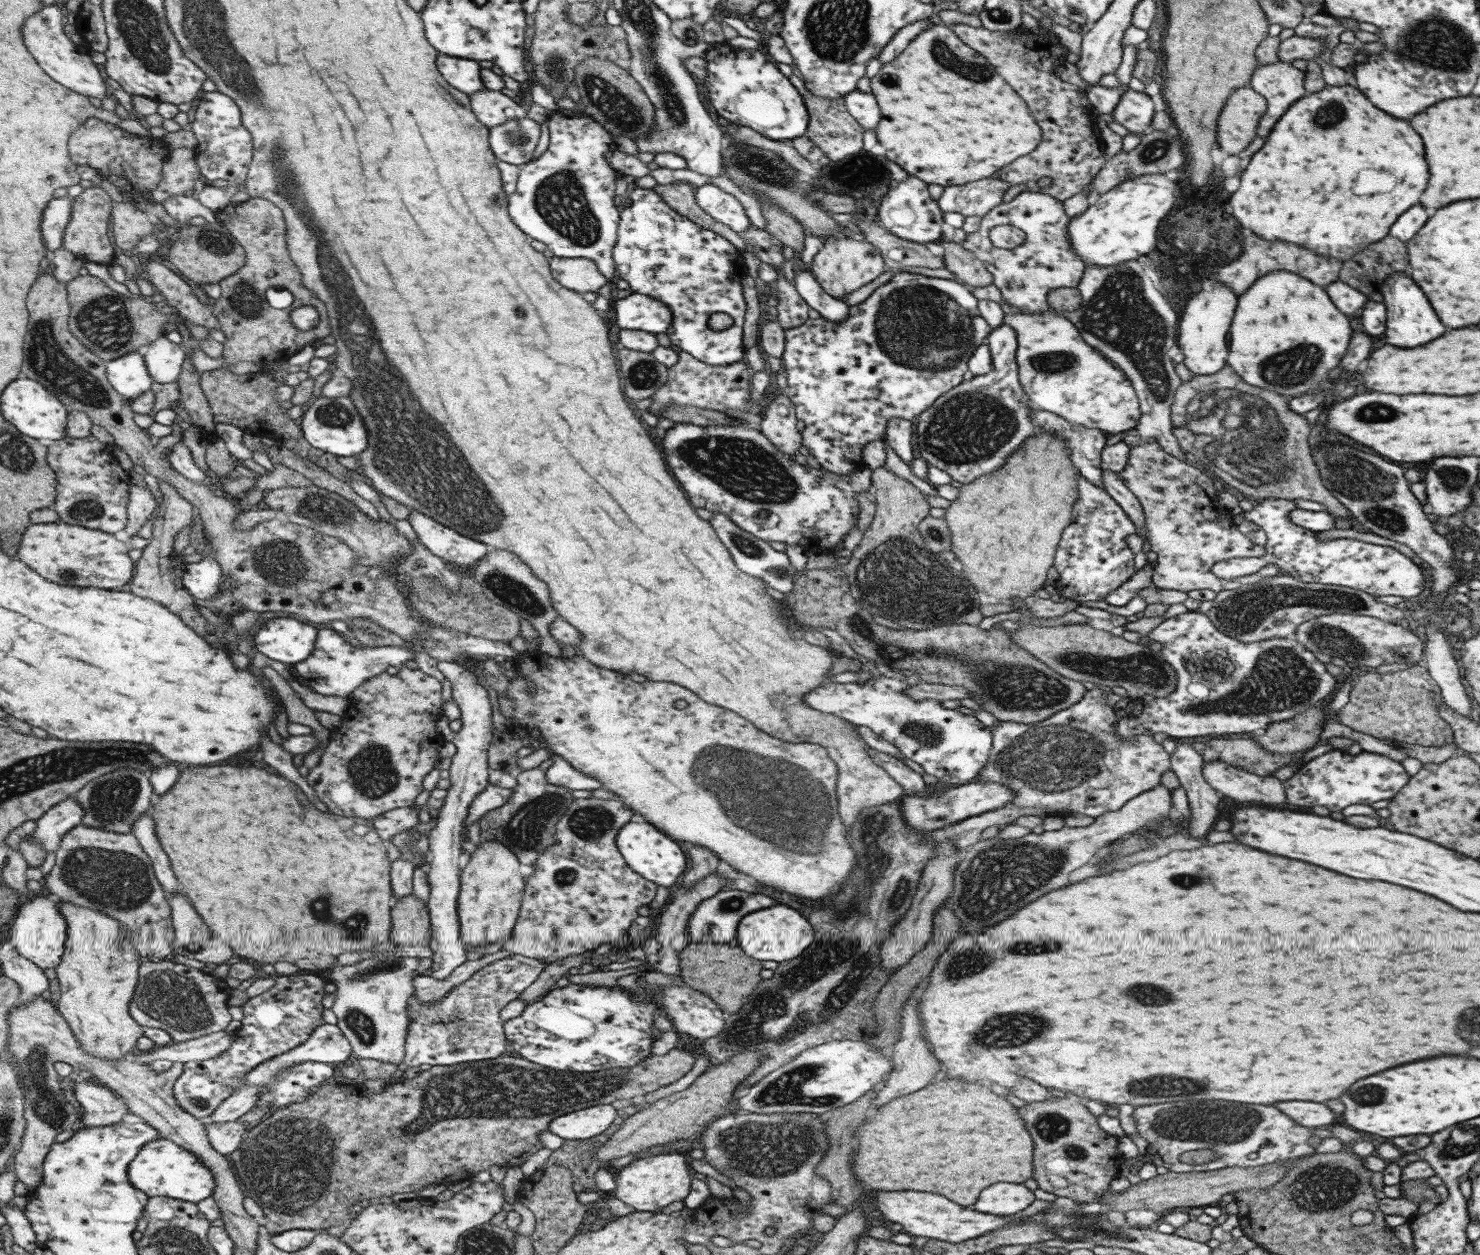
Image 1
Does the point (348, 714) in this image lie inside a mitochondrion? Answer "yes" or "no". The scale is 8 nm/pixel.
no

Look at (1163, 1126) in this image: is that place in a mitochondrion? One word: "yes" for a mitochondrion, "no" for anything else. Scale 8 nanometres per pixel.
yes

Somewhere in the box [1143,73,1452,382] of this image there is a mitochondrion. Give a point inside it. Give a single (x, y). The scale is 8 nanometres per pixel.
(1332, 113)

